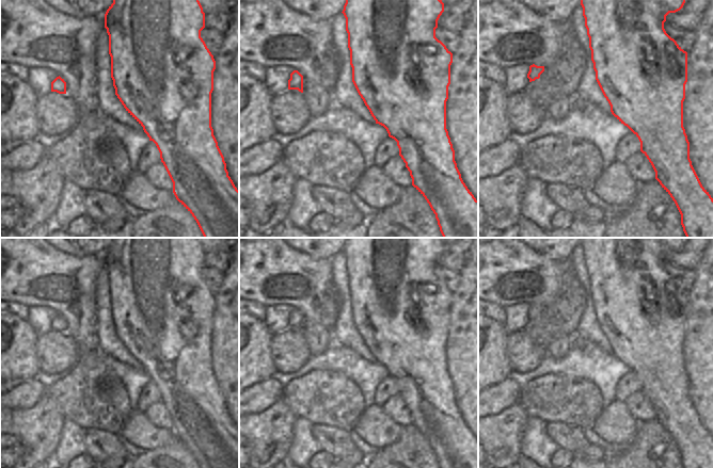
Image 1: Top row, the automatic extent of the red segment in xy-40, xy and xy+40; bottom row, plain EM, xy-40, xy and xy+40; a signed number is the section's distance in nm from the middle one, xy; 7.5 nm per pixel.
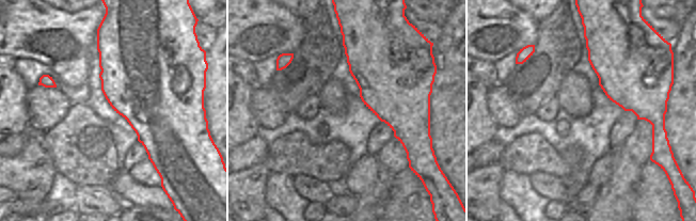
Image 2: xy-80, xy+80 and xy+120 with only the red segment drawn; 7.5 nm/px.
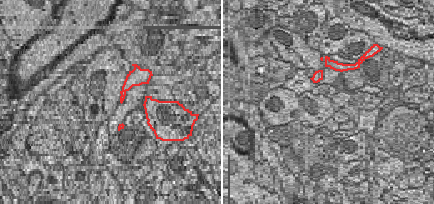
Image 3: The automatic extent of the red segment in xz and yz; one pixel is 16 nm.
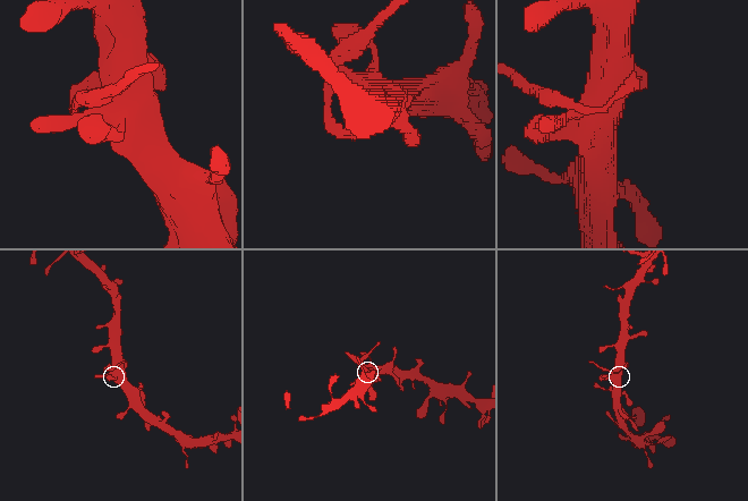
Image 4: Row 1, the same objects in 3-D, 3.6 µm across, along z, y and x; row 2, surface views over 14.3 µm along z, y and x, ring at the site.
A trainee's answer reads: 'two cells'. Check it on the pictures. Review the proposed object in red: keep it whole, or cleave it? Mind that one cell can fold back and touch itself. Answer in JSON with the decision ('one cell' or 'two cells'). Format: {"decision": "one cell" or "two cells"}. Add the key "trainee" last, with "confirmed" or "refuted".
{"decision": "two cells", "trainee": "confirmed"}

